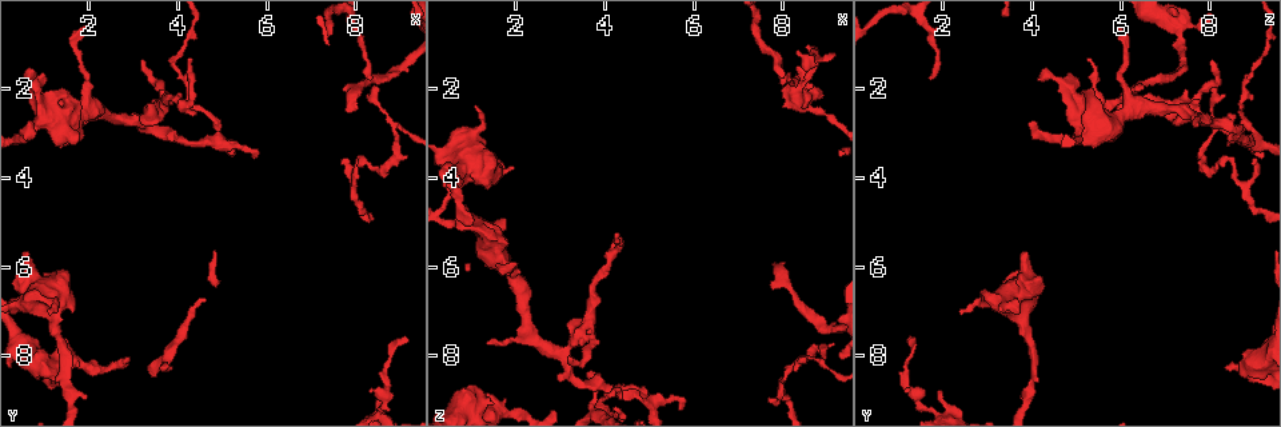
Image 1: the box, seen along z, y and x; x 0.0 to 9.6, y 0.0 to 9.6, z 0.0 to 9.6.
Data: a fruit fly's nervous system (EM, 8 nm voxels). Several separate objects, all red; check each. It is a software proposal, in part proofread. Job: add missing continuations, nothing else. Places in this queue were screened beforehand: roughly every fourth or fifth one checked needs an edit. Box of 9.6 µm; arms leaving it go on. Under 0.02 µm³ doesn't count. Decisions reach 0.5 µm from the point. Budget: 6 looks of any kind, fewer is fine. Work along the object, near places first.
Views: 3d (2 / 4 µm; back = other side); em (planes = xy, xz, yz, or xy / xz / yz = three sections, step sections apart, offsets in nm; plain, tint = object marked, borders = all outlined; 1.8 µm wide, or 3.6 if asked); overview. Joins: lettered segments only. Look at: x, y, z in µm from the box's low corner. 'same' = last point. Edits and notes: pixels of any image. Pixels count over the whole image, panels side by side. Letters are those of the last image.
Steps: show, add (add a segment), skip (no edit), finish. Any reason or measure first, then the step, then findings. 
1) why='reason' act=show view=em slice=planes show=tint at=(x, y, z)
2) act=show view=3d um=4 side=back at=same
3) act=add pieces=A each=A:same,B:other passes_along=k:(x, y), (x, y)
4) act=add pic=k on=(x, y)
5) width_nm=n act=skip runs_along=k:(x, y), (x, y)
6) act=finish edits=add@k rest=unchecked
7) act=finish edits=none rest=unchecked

why='branch stops here' act=show view=em um=3.6 slice=planes show=borders at=(3.60, 8.30, 8.40)

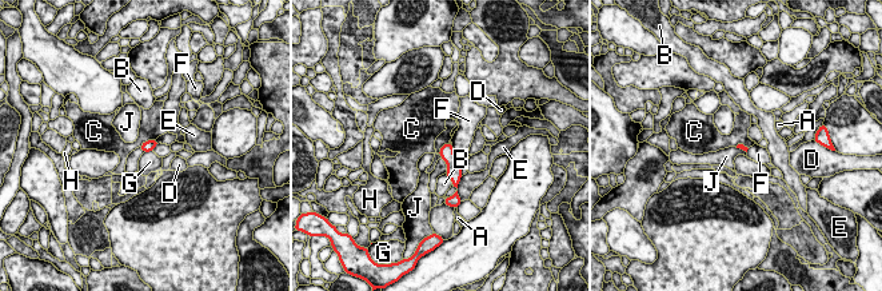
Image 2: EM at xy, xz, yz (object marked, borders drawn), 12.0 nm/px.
act=skip each=A:other,B:other,C:other,D:other,E:other,F:other,G:other,H:other,J:other border=2:(449, 142), (438, 154) found='no lettered segment goes on from it'

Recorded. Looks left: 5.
why='branch stops here' act=show view=em slice=xz step=8 show=borders at=(7.85, 2.50, 6.00)

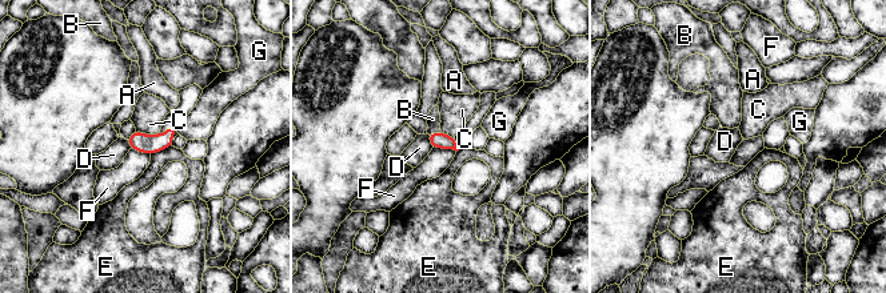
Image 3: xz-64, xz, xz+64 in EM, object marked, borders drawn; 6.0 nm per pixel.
act=add pieces=B each=A:other,B:same,C:other,D:other,E:other,F:other,G:other passes_along=3:(438, 140), (435, 132), (432, 119) found='it goes on there'

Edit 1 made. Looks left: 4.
why='tapers out' act=show view=em slice=planes show=borders at=(3.20, 1.35, 8.05)

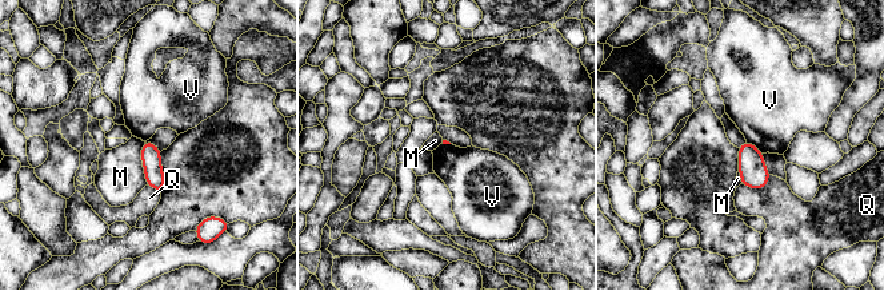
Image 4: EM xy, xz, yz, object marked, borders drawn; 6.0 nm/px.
act=skip each=M:other,Q:other,V:other border=4:(747, 140), (763, 152) found='none of them fits'

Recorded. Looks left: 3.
act=finish edits=add@3 rest=unchecked

